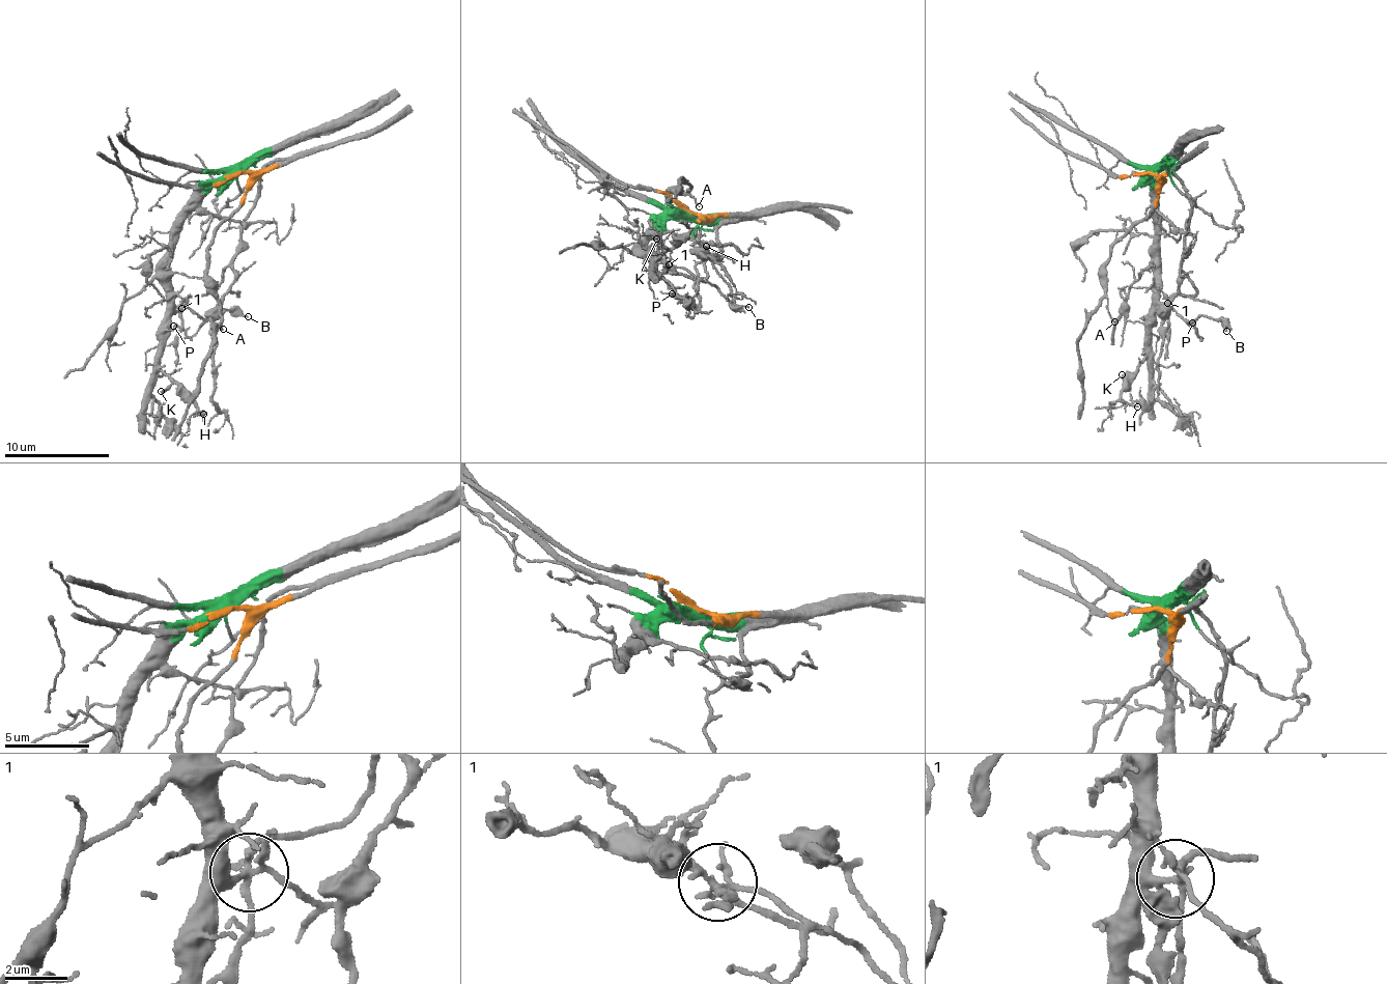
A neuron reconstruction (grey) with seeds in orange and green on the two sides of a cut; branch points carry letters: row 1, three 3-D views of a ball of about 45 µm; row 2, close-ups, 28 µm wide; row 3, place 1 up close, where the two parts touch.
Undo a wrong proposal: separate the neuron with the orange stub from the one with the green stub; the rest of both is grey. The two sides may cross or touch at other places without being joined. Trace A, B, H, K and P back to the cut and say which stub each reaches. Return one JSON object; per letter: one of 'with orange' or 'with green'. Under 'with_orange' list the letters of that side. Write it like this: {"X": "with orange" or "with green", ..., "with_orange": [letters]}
{"A": "with orange", "B": "with green", "H": "with green", "K": "with green", "P": "with green", "with_orange": ["A"]}

